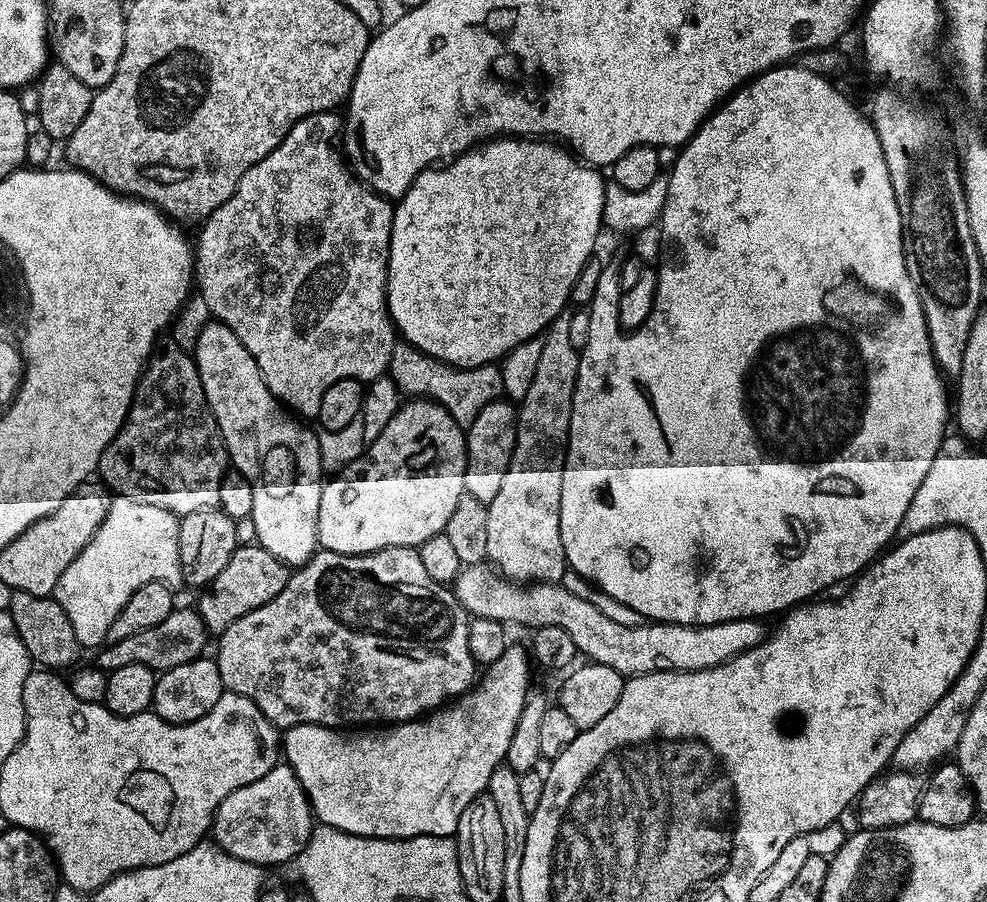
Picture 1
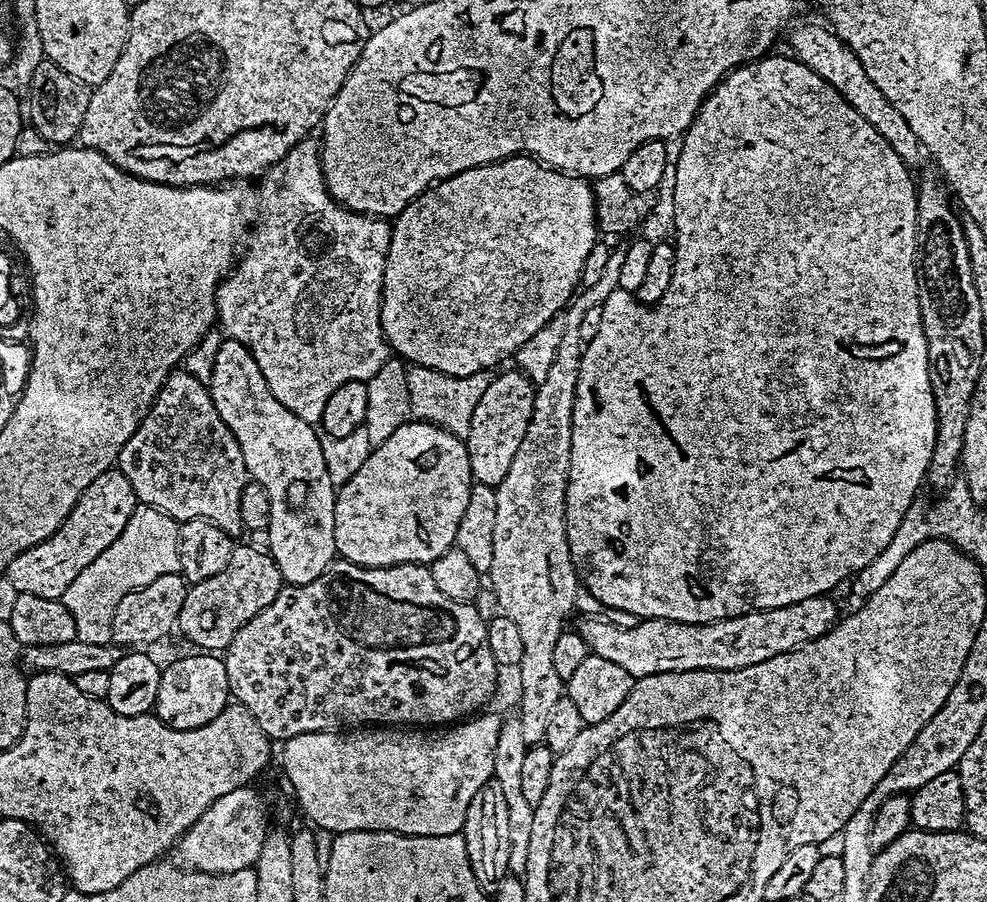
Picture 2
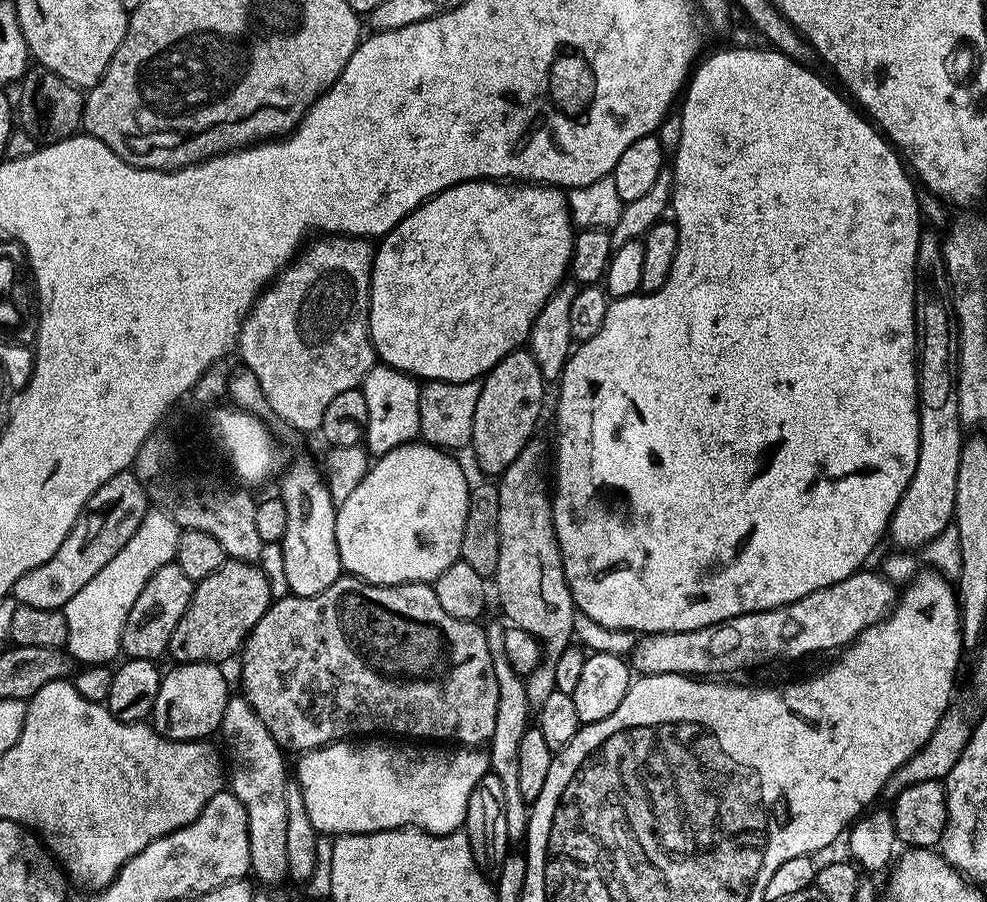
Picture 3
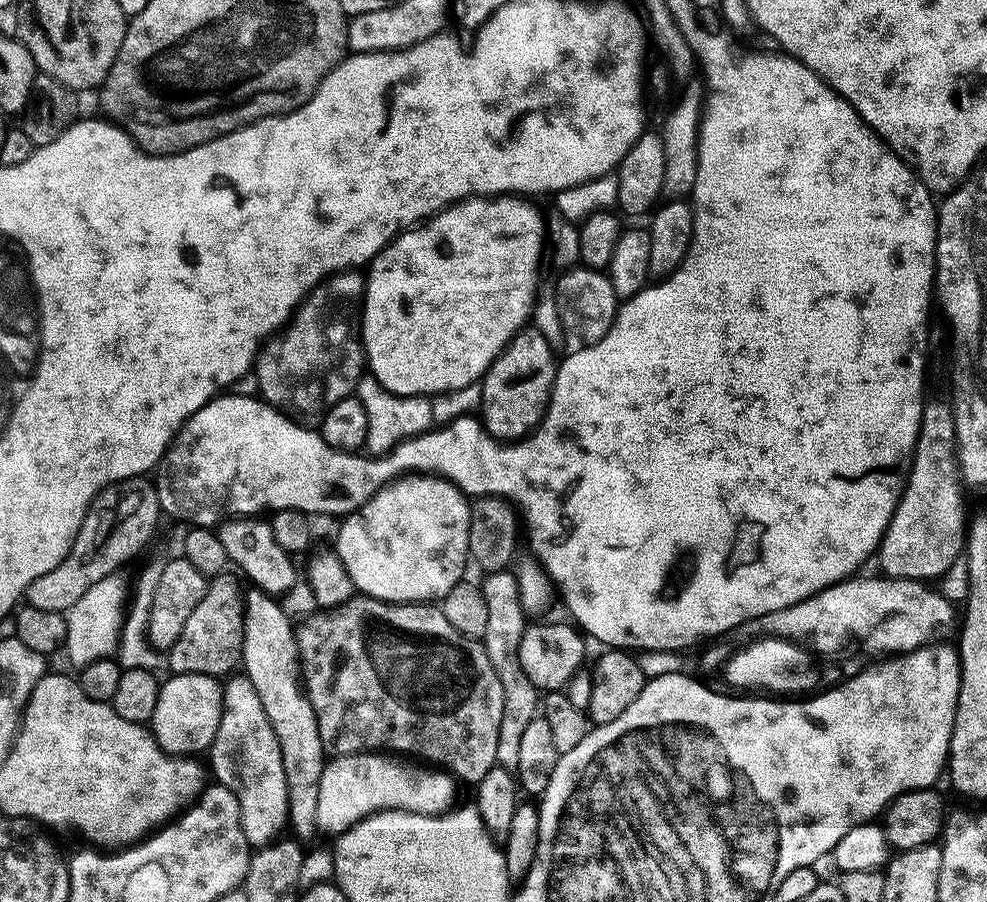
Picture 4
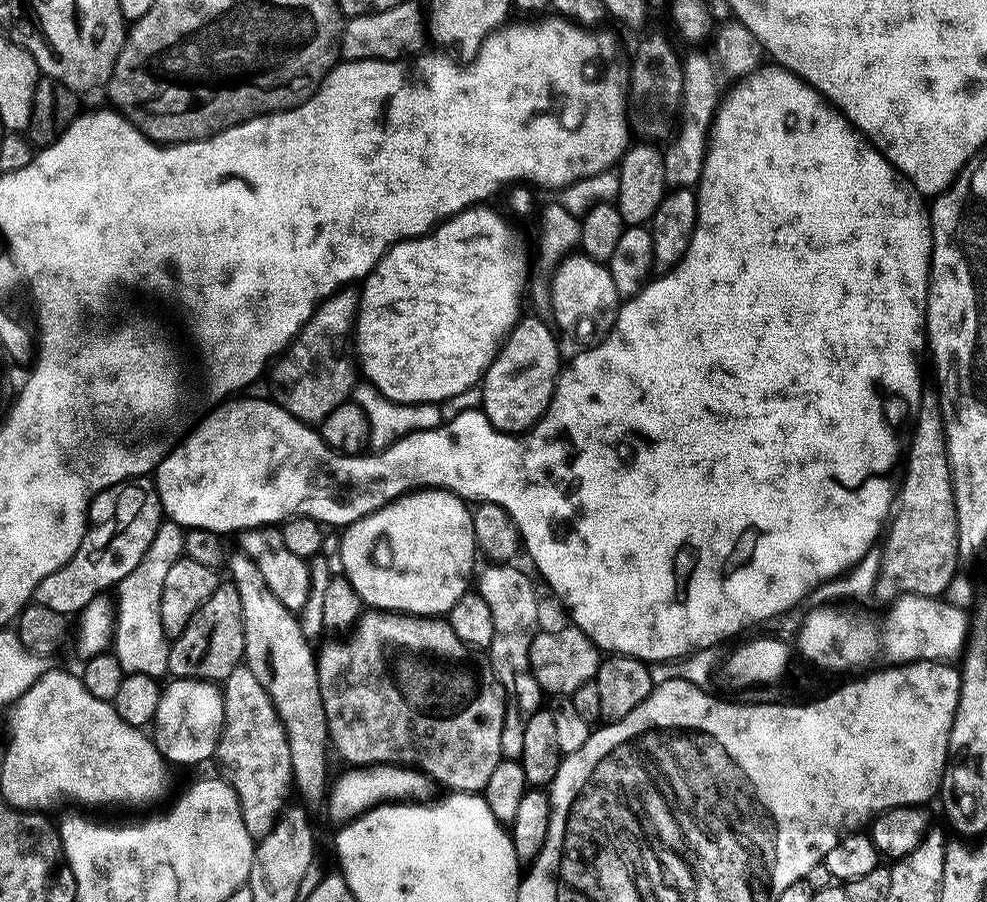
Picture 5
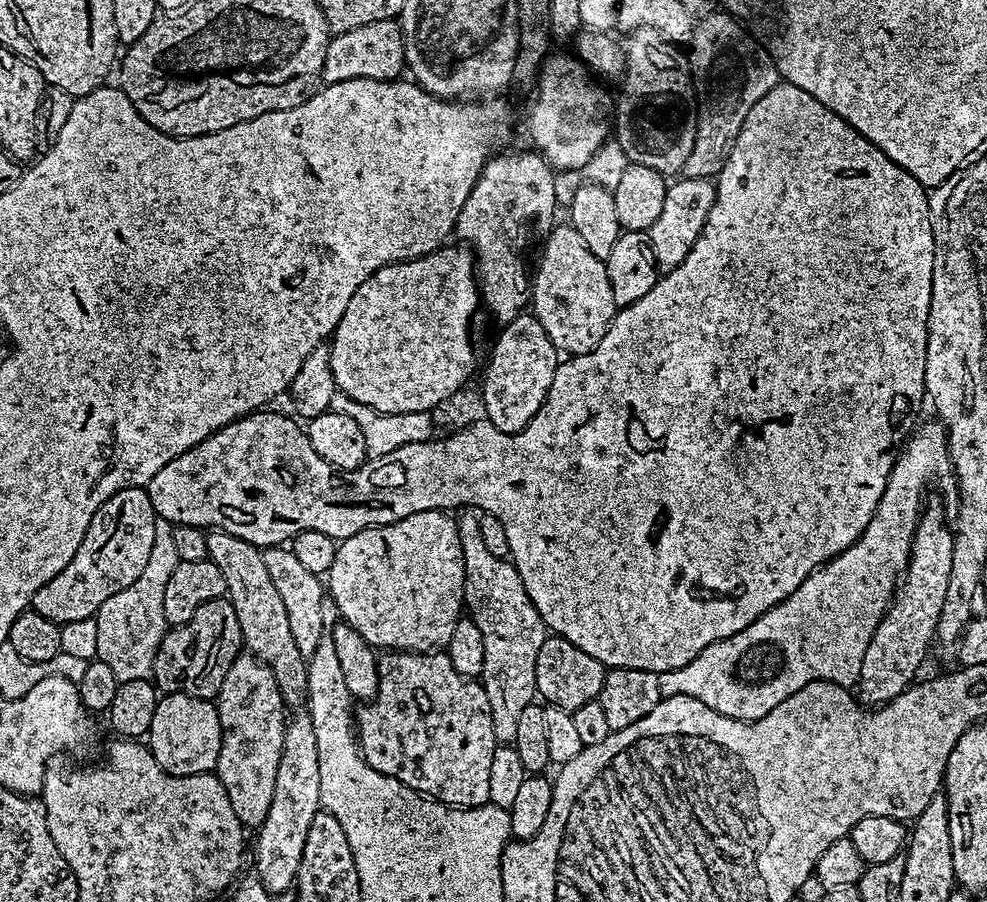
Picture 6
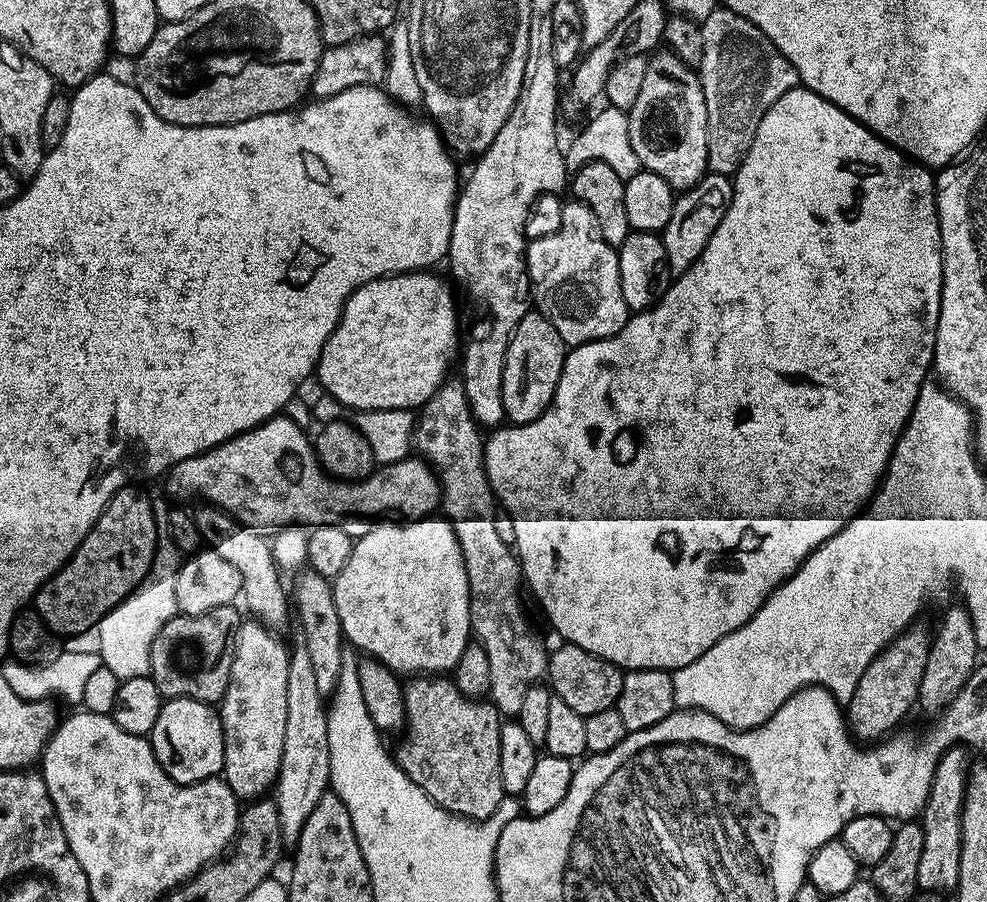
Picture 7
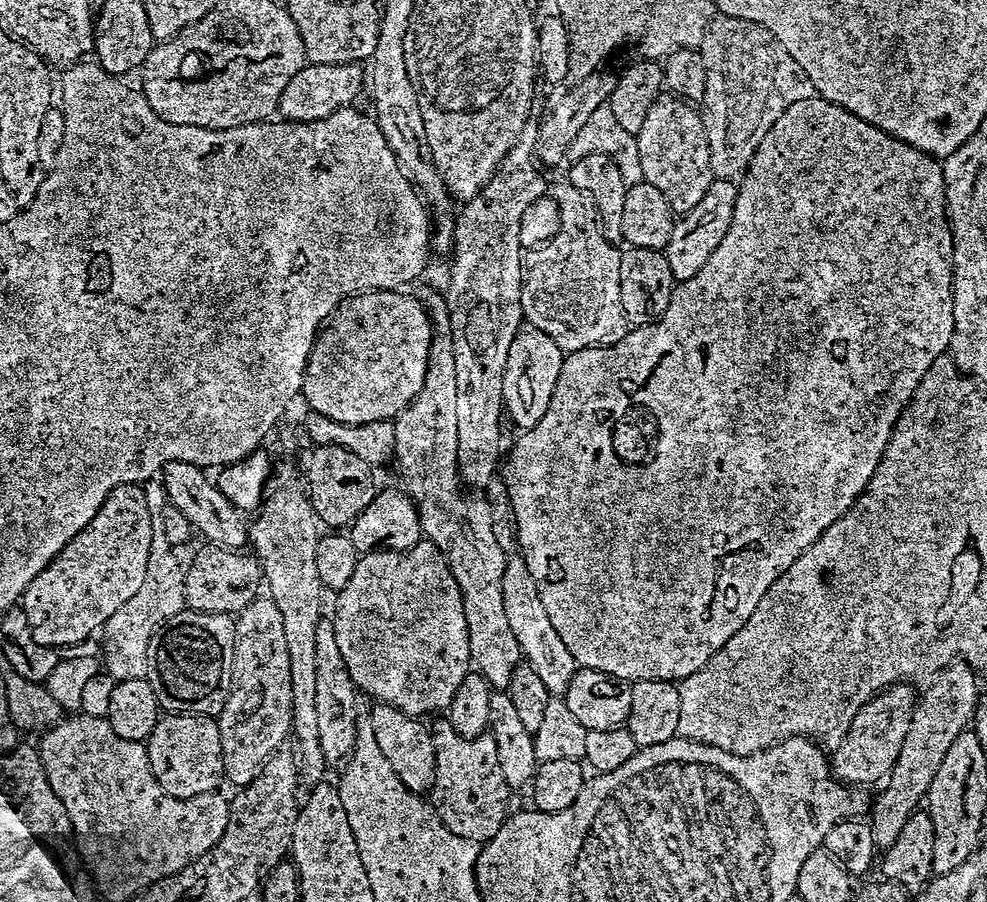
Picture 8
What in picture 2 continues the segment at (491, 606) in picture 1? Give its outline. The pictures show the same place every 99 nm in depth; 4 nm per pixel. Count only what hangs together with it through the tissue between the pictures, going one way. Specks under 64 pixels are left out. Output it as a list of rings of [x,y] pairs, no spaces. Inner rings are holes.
[[[739,616],[709,624],[679,624],[673,620],[640,620],[629,624],[632,624],[629,628],[619,628],[618,625],[607,624],[604,620],[584,620],[578,628],[578,635],[591,655],[612,662],[631,676],[633,681],[658,674],[733,672],[736,668],[758,666],[758,662],[766,662],[778,654],[786,654],[800,644],[828,632],[833,626],[828,620],[742,620]]]

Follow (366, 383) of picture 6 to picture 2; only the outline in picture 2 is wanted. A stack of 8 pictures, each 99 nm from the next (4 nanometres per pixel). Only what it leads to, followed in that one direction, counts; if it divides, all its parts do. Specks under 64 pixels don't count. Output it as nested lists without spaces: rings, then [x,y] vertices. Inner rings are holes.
[[[525,154],[522,156],[507,156],[504,160],[499,160],[493,164],[483,164],[477,168],[470,170],[462,170],[458,174],[454,174],[450,178],[440,180],[438,183],[431,185],[416,200],[411,200],[406,207],[395,217],[394,223],[391,225],[392,237],[390,238],[390,246],[388,247],[388,257],[384,259],[384,286],[380,290],[380,326],[384,331],[384,338],[388,342],[388,347],[393,353],[396,352],[400,356],[405,356],[409,361],[409,365],[420,365],[430,370],[438,371],[442,375],[448,376],[464,376],[470,374],[478,374],[484,369],[495,369],[495,364],[500,364],[504,359],[515,357],[517,350],[522,346],[522,342],[533,335],[538,334],[538,330],[542,330],[542,326],[553,323],[561,315],[565,309],[565,305],[572,299],[580,284],[580,275],[582,274],[582,266],[584,259],[590,254],[590,250],[598,243],[598,229],[595,214],[595,200],[593,197],[593,185],[587,179],[579,176],[568,176],[564,172],[556,172],[552,168],[546,168],[538,160],[533,160],[531,156]]]

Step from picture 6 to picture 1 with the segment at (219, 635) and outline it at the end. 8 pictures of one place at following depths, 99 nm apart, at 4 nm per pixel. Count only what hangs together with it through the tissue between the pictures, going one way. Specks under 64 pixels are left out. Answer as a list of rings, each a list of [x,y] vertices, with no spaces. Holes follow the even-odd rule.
[[[255,542],[241,543],[230,562],[226,562],[222,574],[218,574],[218,578],[211,580],[199,593],[198,611],[207,631],[212,634],[225,632],[234,622],[238,622],[238,618],[242,618],[242,614],[250,614],[250,610],[266,606],[270,598],[282,594],[289,575],[289,566],[274,558],[270,550],[261,548]]]

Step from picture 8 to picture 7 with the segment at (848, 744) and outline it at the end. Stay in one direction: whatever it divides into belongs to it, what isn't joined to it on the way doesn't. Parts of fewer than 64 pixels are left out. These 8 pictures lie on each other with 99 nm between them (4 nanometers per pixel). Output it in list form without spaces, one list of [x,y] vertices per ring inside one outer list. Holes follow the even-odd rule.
[[[913,626],[900,633],[892,643],[876,655],[874,662],[866,666],[866,674],[858,682],[854,694],[846,701],[846,723],[848,731],[857,741],[880,742],[893,735],[896,728],[908,716],[911,708],[917,707],[922,686],[922,673],[926,671],[926,658],[932,649],[932,636],[924,628]]]

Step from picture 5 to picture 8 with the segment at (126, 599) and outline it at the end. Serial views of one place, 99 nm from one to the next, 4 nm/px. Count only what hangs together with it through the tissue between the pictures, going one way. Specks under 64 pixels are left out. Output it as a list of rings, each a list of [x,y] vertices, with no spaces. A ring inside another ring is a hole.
[[[159,529],[151,534],[145,581],[142,587],[107,620],[102,630],[104,670],[117,682],[143,680],[146,674],[146,646],[164,621],[183,611],[185,567],[176,556],[175,547]]]

